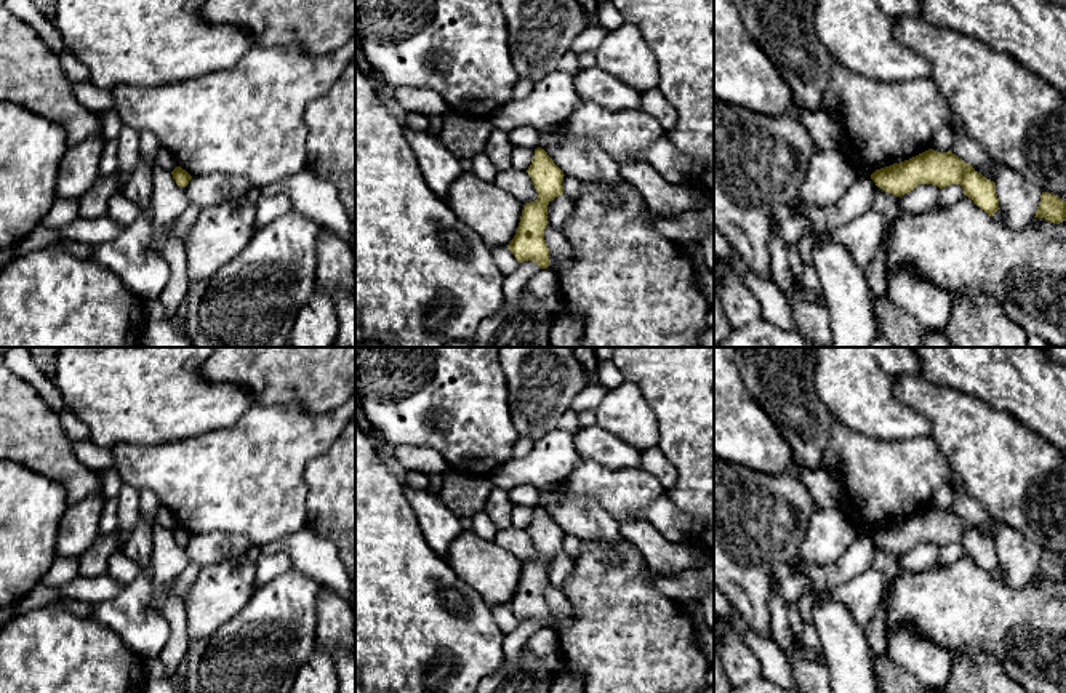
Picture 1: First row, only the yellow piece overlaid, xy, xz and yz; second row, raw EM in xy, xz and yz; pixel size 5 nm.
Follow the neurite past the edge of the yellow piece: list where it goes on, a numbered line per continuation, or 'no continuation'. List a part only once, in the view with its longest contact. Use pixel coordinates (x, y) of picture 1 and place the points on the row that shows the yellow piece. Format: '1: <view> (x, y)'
no continuation

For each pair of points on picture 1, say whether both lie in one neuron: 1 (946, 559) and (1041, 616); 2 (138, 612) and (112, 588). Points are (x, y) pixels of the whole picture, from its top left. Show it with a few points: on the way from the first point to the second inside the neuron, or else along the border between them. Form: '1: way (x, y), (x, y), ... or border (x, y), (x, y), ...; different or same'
1: border (964, 554), (949, 565), (933, 565); different
2: border (125, 586), (114, 597), (93, 604); different

